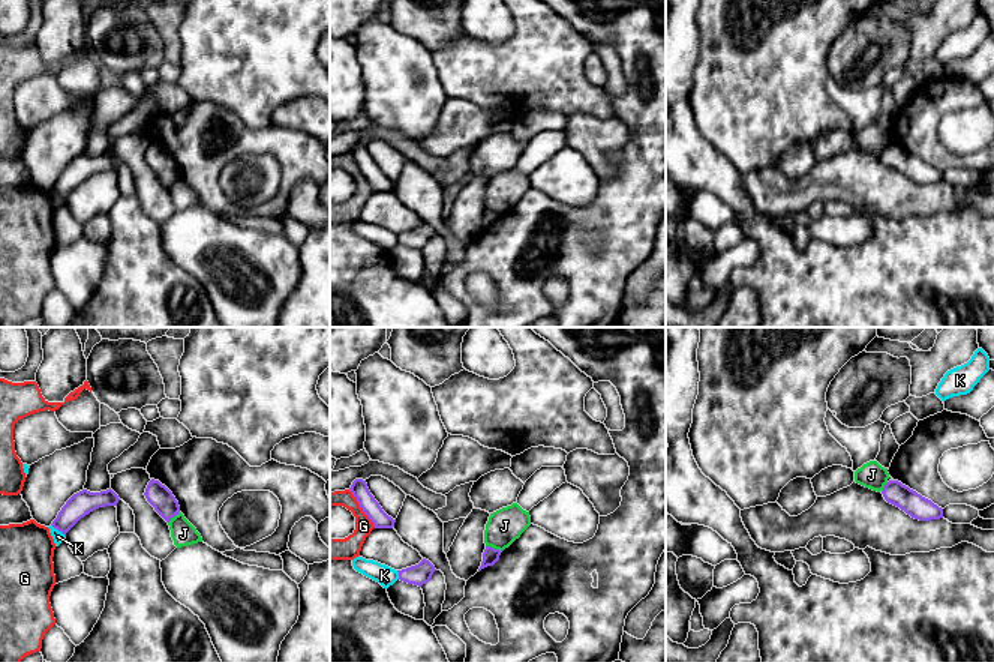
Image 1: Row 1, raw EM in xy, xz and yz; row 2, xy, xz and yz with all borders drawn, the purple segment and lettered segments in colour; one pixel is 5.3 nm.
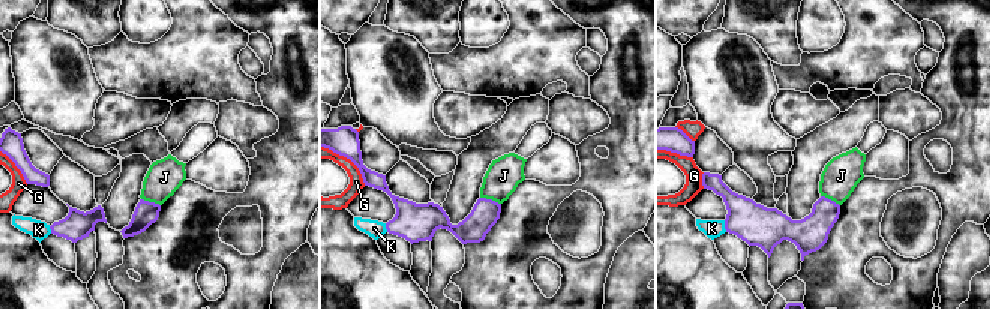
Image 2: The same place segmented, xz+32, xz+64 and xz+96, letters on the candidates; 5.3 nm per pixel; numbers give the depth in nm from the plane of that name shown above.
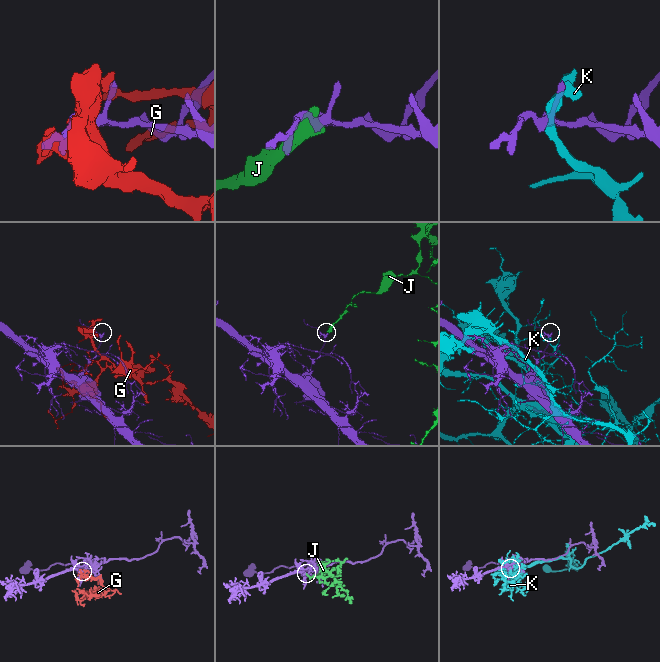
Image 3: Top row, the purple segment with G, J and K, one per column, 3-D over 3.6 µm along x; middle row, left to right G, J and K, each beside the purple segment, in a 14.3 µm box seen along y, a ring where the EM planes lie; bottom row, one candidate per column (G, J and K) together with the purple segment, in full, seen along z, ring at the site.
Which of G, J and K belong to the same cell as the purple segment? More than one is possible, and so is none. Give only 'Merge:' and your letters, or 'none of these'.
Merge: none of these

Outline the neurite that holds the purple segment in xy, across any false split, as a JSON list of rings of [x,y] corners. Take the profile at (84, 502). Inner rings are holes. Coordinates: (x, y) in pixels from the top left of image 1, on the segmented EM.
[[[109,488],[100,492],[90,492],[82,489],[73,494],[66,504],[58,512],[57,518],[52,521],[52,527],[66,533],[85,515],[90,512],[105,507],[105,506],[117,506],[118,495]]]

